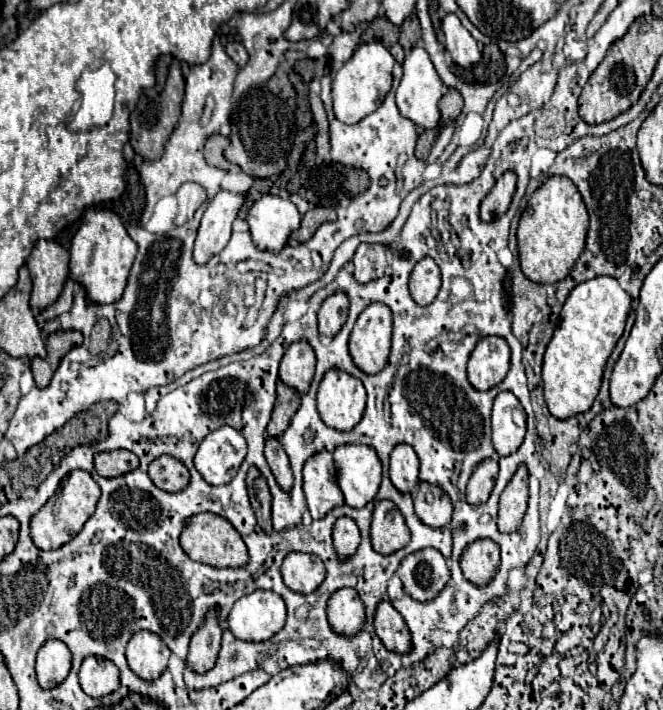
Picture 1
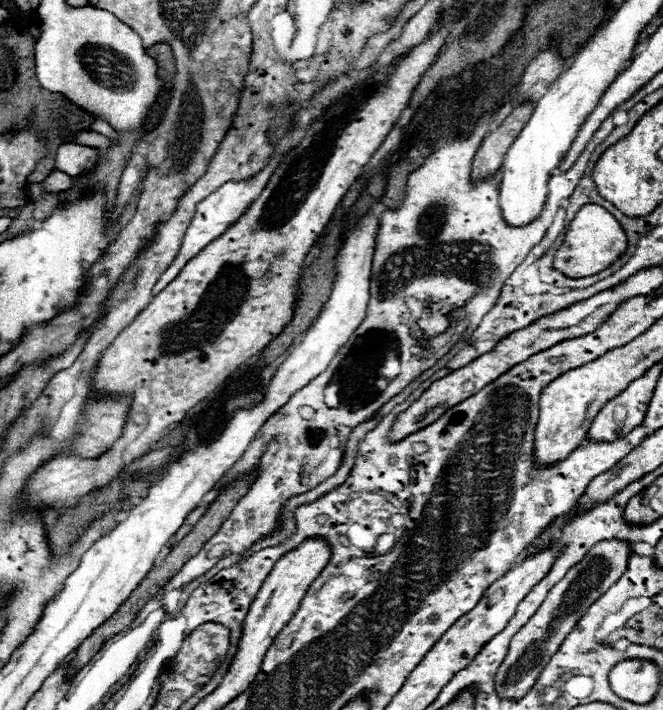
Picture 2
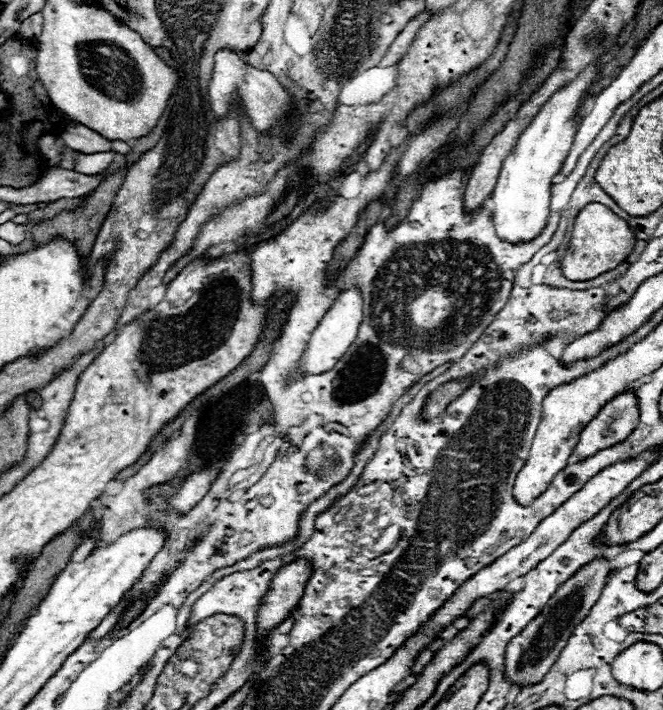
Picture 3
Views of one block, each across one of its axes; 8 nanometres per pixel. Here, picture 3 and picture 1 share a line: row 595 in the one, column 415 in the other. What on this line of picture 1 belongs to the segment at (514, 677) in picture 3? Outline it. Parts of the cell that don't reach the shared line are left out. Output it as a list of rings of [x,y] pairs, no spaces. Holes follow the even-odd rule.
[[[424,548],[416,554],[404,558],[396,576],[408,592],[418,602],[432,602],[450,580],[450,570],[444,556],[434,548]]]

